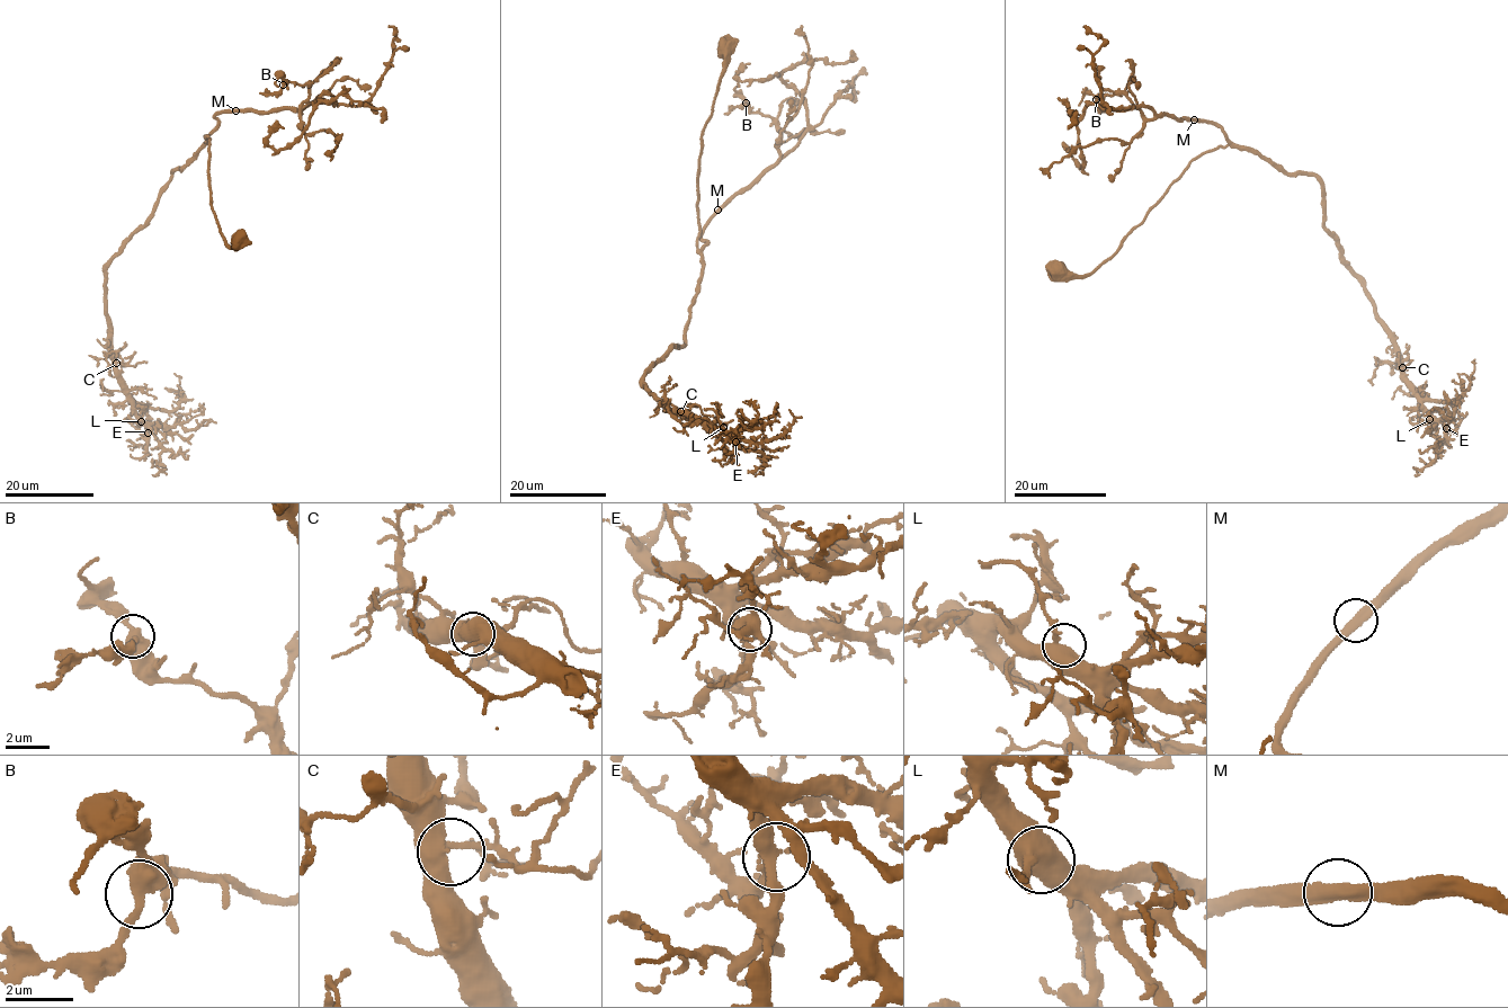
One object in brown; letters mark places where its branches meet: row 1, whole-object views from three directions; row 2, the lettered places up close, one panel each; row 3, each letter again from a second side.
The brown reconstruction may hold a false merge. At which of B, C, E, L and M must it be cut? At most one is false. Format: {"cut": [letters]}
{"cut": []}

